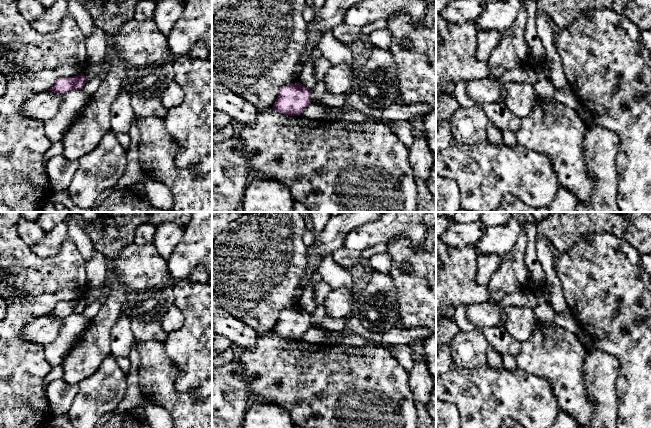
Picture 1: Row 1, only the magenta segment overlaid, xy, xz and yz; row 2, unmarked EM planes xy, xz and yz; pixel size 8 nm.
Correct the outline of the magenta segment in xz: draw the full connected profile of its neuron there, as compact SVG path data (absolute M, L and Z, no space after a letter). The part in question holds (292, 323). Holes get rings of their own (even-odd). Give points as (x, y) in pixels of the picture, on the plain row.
M300 306L284 310L280 313L272 332L283 338L301 339L302 335L311 327L310 319L310 313Z

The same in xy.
M81 298L74 301L62 301L54 307L51 316L65 318L69 315L78 315L83 312L87 302Z

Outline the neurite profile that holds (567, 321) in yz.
M555 313L554 322L561 328L572 332L574 334L580 334L580 327L576 317L571 313L559 314Z

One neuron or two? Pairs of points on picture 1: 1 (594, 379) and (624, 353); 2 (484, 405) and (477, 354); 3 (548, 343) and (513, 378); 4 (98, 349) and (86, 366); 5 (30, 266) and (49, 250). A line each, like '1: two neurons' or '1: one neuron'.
1: two neurons
2: two neurons
3: two neurons
4: one neuron
5: two neurons

